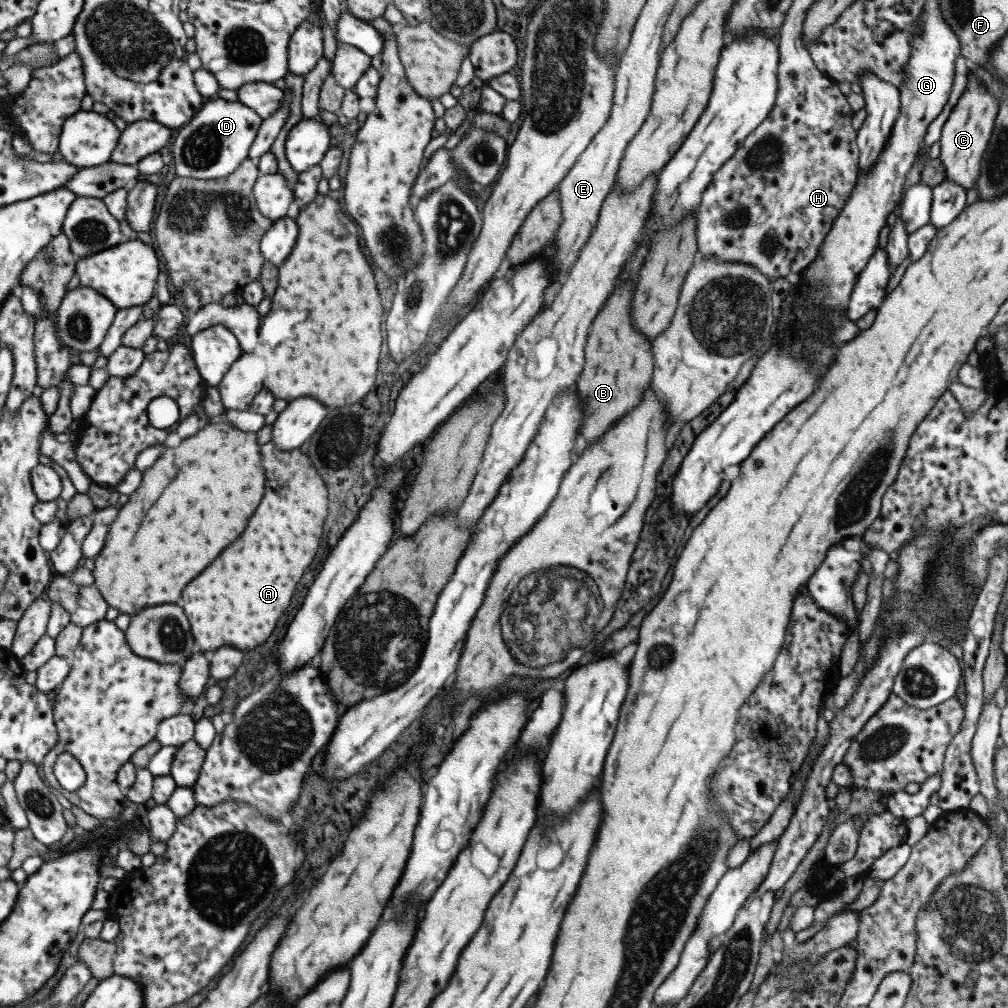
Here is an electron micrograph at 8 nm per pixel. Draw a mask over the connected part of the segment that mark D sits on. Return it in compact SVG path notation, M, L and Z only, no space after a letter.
M218 97L212 100L208 99L203 109L189 123L181 127L170 145L172 158L175 162L176 177L213 180L234 175L250 158L251 147L258 137L263 121L264 118L259 116L253 108L238 100L229 102L229 100Z

